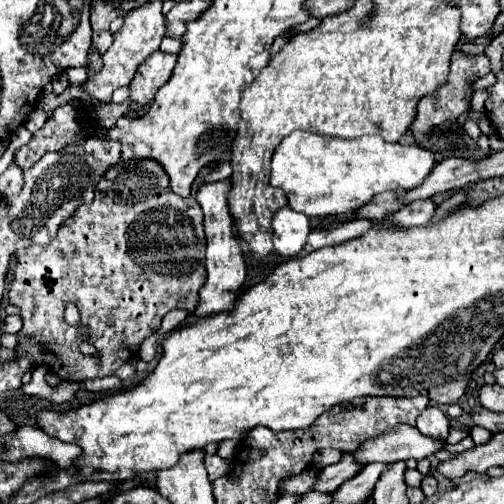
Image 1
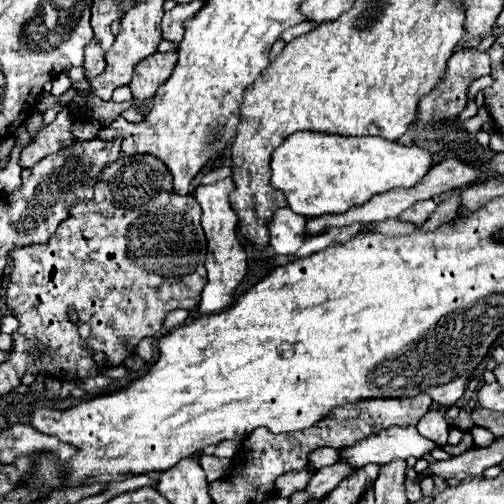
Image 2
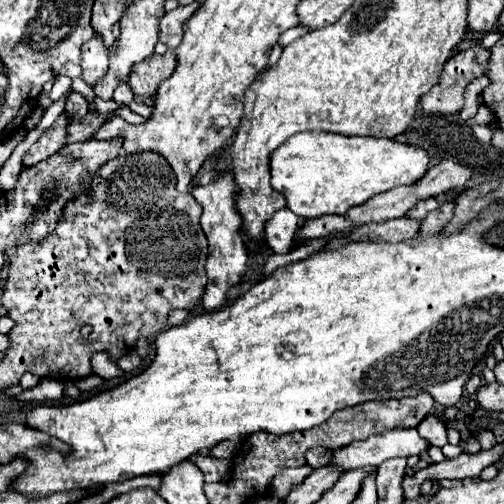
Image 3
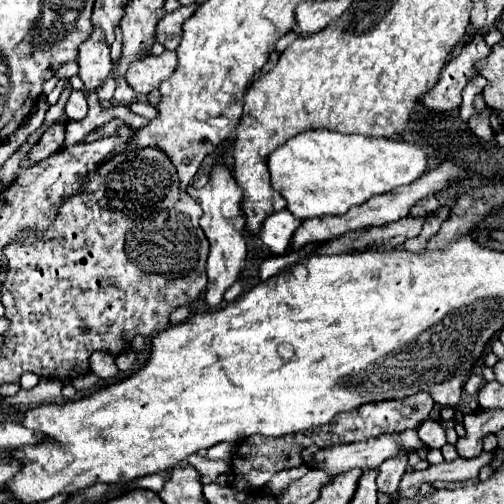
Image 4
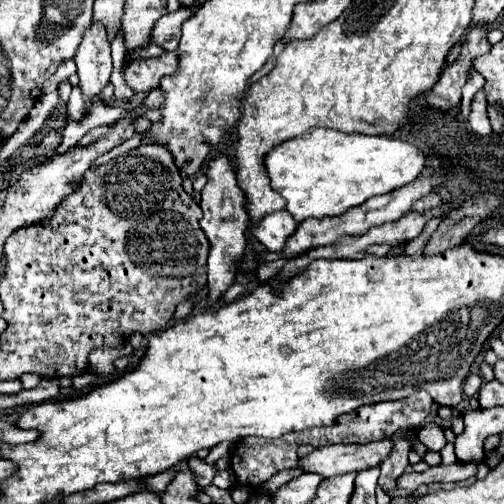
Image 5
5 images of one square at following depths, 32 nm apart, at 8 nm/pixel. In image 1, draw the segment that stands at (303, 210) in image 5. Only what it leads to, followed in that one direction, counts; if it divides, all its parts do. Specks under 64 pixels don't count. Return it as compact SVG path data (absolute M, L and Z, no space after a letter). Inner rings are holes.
M296 130L274 150L270 184L284 190L292 210L316 218L362 208L376 194L388 190L412 190L426 178L432 166L434 154L416 144L392 144L380 136L344 140Z

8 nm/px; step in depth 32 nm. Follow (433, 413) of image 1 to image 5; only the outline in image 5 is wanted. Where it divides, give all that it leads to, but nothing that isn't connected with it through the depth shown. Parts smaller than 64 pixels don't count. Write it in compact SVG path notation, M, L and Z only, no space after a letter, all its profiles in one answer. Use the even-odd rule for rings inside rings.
M426 424L420 432L418 432L420 442L430 450L430 452L440 452L446 446L446 436L444 430L438 424Z

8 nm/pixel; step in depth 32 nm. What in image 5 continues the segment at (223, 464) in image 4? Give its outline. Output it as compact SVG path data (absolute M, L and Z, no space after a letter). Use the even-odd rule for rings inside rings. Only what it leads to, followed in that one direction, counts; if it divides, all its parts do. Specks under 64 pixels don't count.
M190 458L190 460L188 460L188 468L194 472L194 476L196 476L196 484L198 484L200 488L212 484L214 474L216 474L216 468L214 468L214 466L206 464L206 462L200 460L200 458Z

